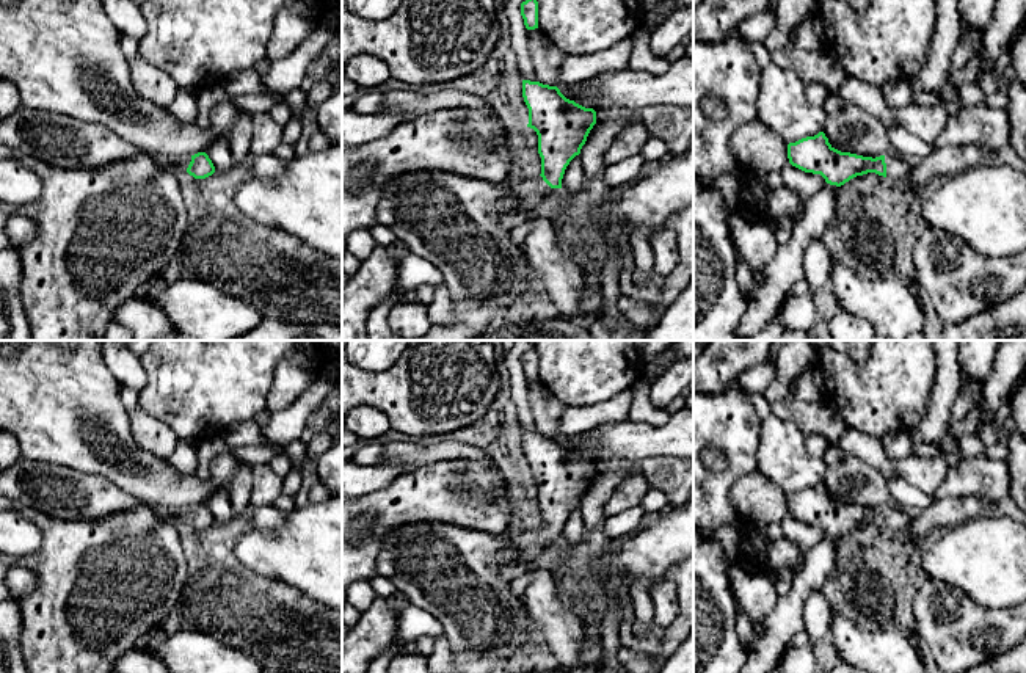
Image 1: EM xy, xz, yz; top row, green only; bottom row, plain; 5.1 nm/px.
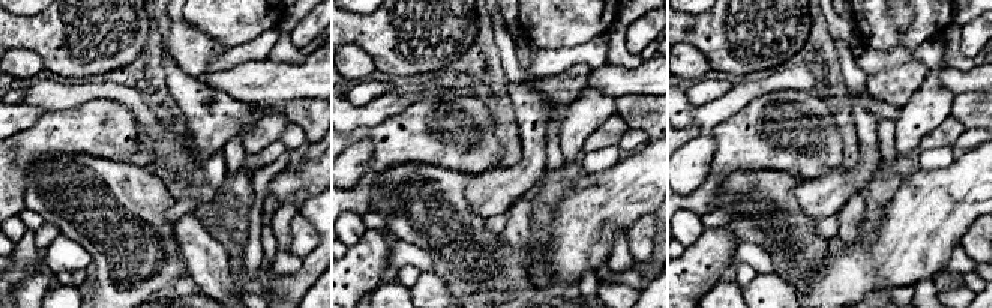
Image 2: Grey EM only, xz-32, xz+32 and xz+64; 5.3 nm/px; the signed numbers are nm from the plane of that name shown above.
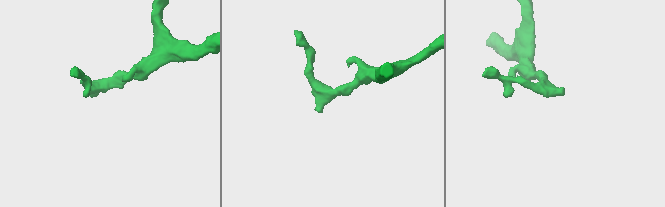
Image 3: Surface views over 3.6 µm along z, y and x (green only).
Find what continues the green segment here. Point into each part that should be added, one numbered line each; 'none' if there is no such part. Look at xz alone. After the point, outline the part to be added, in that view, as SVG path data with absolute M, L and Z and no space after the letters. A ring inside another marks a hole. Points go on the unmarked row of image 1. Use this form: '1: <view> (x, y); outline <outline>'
1: xz (526, 546); outline M541 527L510 532L502 535L500 540L511 552L511 562L502 566L502 576L510 580L530 571L537 558L555 543Z

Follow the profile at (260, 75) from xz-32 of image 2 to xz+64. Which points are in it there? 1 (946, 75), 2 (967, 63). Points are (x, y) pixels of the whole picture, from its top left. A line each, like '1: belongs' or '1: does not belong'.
1: belongs
2: does not belong

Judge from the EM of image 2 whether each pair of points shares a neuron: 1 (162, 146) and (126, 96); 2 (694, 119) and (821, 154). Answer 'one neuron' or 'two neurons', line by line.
1: one neuron
2: two neurons

